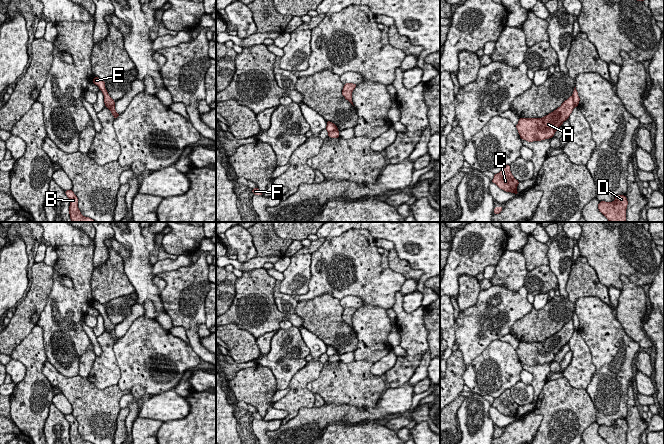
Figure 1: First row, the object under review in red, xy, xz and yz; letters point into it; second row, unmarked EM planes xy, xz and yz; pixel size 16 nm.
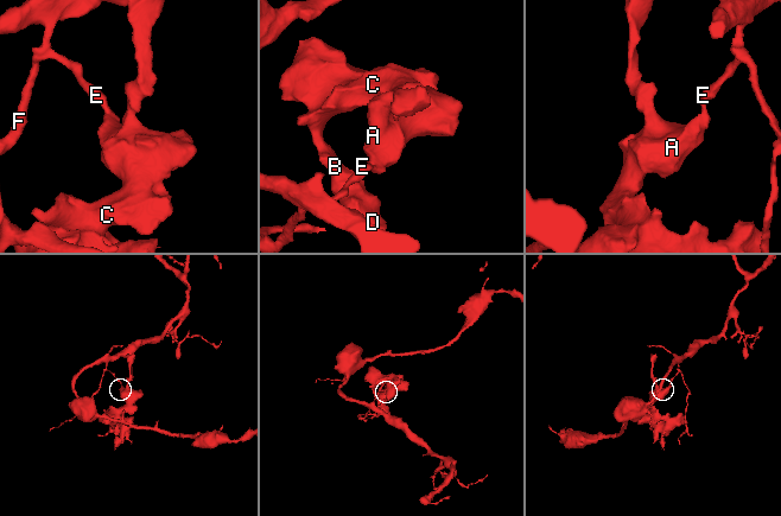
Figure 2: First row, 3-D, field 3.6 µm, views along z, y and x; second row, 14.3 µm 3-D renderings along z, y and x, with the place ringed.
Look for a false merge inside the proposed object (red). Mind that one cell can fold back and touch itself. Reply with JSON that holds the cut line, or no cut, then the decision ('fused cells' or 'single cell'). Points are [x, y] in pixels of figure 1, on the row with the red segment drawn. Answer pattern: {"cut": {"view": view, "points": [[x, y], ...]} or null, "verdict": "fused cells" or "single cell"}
{"cut": {"view": "yz", "points": [[572, 95], [575, 106]]}, "verdict": "fused cells"}

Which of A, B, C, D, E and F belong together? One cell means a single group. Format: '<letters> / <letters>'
A B C D / E F

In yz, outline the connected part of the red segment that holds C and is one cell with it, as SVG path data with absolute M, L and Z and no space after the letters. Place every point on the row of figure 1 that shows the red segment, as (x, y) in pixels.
M506 165L499 173L494 174L494 178L491 182L506 192L519 194L517 192L519 181L511 174L510 165Z

